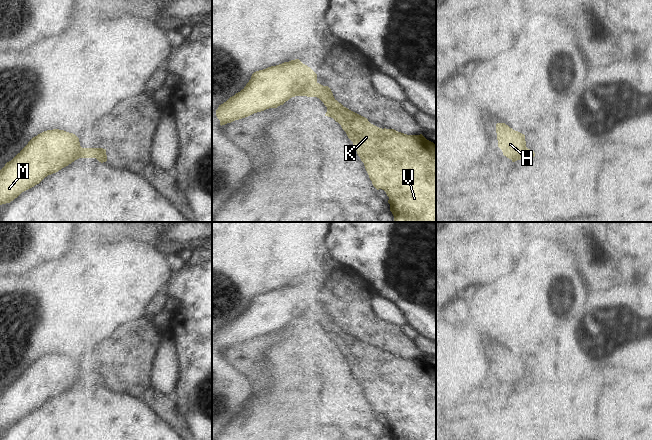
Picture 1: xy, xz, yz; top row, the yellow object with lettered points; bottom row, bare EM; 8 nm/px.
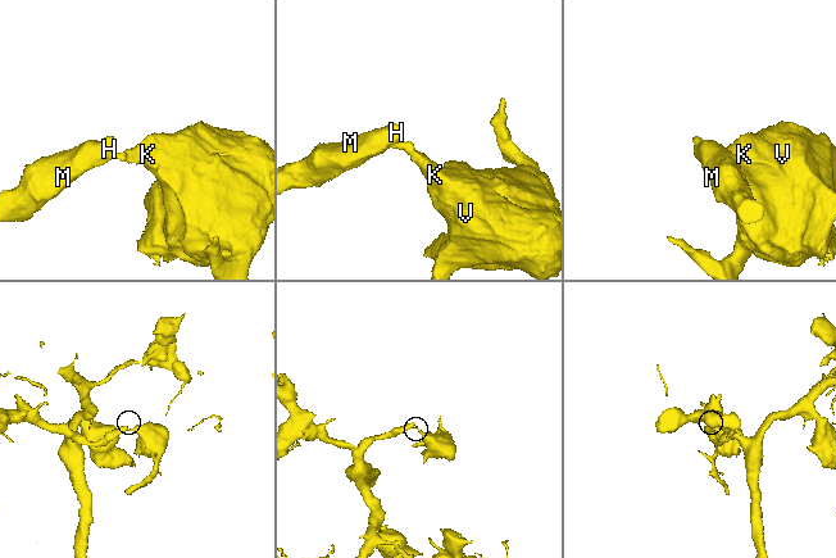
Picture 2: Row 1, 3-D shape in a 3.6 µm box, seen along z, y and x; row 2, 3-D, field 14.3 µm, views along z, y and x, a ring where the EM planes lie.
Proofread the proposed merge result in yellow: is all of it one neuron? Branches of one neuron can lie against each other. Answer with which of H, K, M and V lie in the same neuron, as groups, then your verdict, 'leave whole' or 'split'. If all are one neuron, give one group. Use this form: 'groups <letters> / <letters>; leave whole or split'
groups H M / K V; split

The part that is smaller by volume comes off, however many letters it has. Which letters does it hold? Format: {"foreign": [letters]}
{"foreign": ["K", "V"]}

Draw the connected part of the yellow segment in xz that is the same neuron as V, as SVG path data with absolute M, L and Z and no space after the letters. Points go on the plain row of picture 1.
M319 307L306 310L301 320L319 322L327 331L325 340L333 342L341 349L353 366L373 410L377 414L384 414L389 421L388 427L393 440L436 440L436 369L433 366L427 364L422 358L407 359L394 353L382 353L371 348L367 342L339 327L328 310Z

